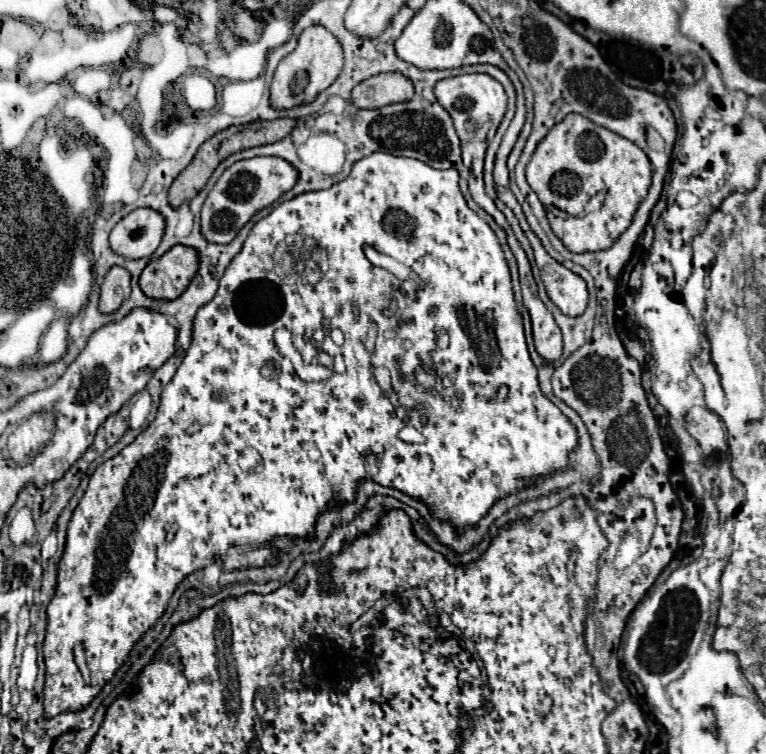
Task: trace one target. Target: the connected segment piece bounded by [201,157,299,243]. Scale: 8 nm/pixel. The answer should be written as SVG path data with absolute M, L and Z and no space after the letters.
M253 157L233 163L209 191L201 209L201 231L211 243L229 243L263 207L275 203L299 179L299 171L281 157Z

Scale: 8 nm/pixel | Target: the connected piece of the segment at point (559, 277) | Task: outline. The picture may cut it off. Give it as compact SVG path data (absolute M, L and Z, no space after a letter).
M505 203L507 207L511 207L511 211L515 213L515 217L519 219L521 229L525 231L527 239L531 241L533 253L535 253L535 263L539 267L541 273L541 281L545 283L547 295L549 299L565 313L565 315L581 315L587 307L587 285L585 281L573 273L571 269L567 269L565 265L561 265L559 261L555 261L541 245L539 237L531 231L531 227L527 225L527 219L521 211L519 203Z

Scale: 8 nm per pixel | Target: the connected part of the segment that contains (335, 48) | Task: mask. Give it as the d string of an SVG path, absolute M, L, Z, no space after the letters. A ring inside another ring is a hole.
M311 25L311 27L307 27L299 35L295 51L289 53L287 57L283 57L281 63L277 65L277 71L275 71L275 77L273 77L273 83L271 83L271 105L279 107L279 109L289 109L289 107L295 107L299 103L313 101L319 91L327 89L337 79L341 67L343 67L343 47L341 47L339 39L329 29L325 29L323 25ZM299 71L307 71L309 83L303 89L303 93L293 95L291 93L291 79Z

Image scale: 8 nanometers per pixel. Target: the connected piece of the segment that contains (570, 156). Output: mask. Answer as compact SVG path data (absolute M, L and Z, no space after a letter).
M569 113L537 145L527 165L527 181L543 203L553 233L571 253L601 251L629 227L651 185L651 163L629 139Z

